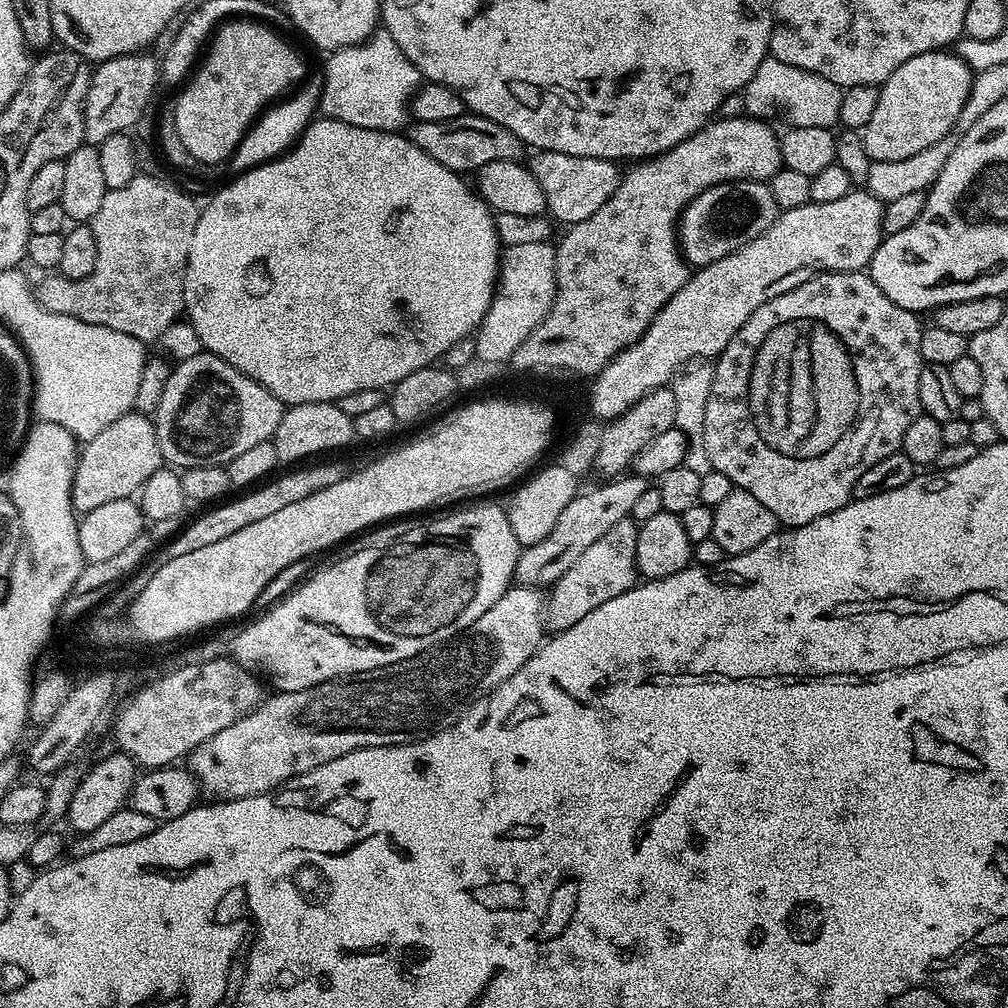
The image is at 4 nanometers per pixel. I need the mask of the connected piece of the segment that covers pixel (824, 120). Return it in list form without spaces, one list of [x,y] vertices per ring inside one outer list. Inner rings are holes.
[[[771,54],[754,70],[754,78],[742,89],[744,110],[752,118],[768,118],[772,111],[781,112],[793,128],[818,126],[832,128],[840,124],[840,98],[842,89],[834,82],[802,70],[798,66],[786,66]]]

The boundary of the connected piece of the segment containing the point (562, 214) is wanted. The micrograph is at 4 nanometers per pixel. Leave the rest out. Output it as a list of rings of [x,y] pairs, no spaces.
[[[537,151],[533,160],[527,161],[528,169],[538,178],[538,186],[542,186],[542,194],[546,194],[546,212],[553,221],[561,220],[564,226],[582,222],[582,218],[590,218],[594,210],[599,210],[614,194],[620,185],[622,175],[617,161],[602,158],[582,158],[574,154],[558,154],[557,152]]]

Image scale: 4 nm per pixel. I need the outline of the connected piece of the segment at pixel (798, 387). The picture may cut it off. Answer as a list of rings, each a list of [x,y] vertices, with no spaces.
[[[864,270],[822,272],[802,282],[802,286],[794,286],[794,290],[786,290],[786,294],[778,294],[778,298],[770,298],[770,302],[758,306],[758,310],[754,310],[752,317],[740,327],[738,334],[730,338],[714,364],[702,437],[712,471],[726,474],[733,486],[754,494],[754,498],[758,498],[758,502],[762,502],[762,506],[766,506],[766,510],[770,510],[770,514],[774,514],[777,521],[788,528],[806,526],[814,522],[814,518],[837,512],[842,505],[852,500],[852,491],[858,478],[862,478],[862,474],[866,474],[874,462],[882,462],[882,458],[901,451],[906,429],[914,423],[914,418],[922,414],[918,398],[918,374],[925,363],[922,358],[924,328],[920,320],[917,313],[898,306],[898,302],[890,302],[890,298],[878,290],[872,277]]]

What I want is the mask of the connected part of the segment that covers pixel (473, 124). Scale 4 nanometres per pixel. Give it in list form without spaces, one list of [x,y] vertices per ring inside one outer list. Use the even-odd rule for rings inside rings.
[[[475,114],[450,118],[450,122],[416,122],[407,129],[406,135],[414,146],[418,146],[418,150],[426,150],[434,162],[442,162],[446,170],[461,174],[474,174],[486,166],[486,162],[520,160],[522,156],[520,140],[510,134],[506,126],[498,126],[498,122],[490,122],[490,118]]]

